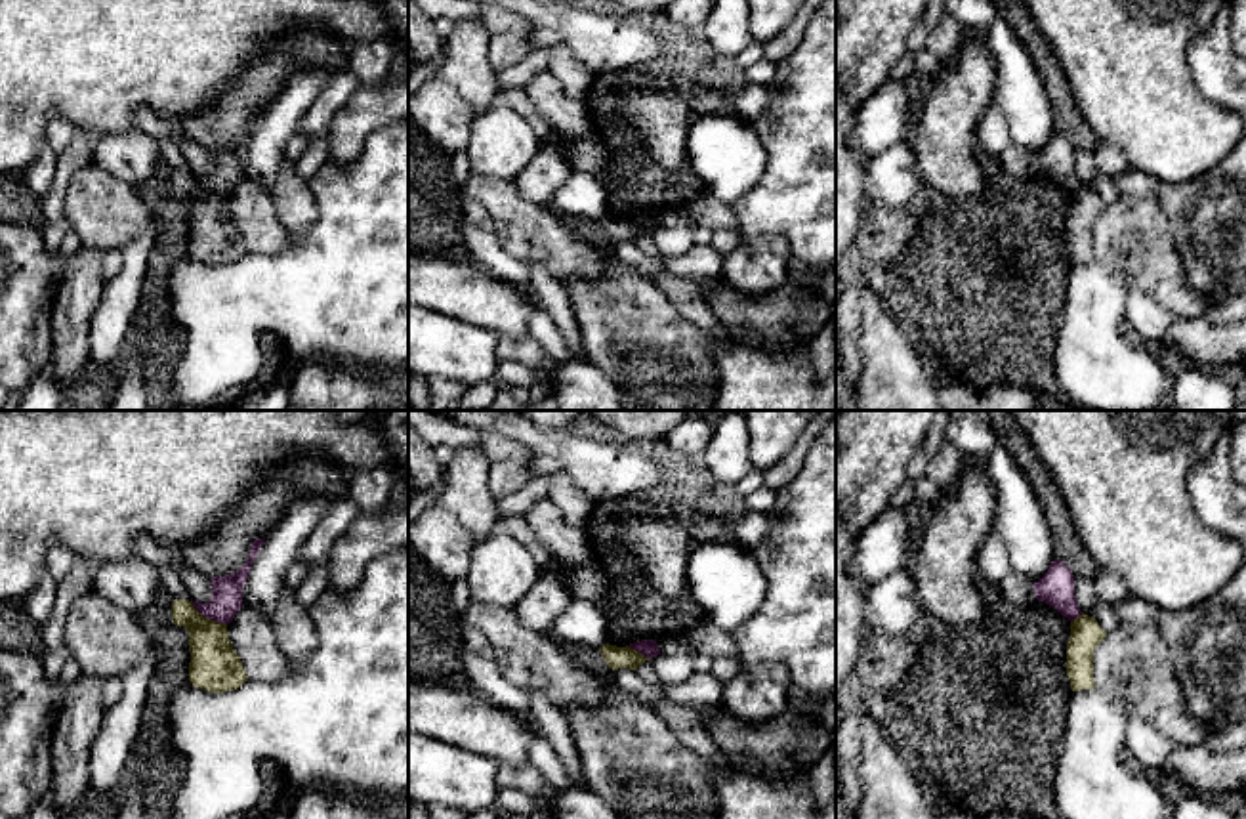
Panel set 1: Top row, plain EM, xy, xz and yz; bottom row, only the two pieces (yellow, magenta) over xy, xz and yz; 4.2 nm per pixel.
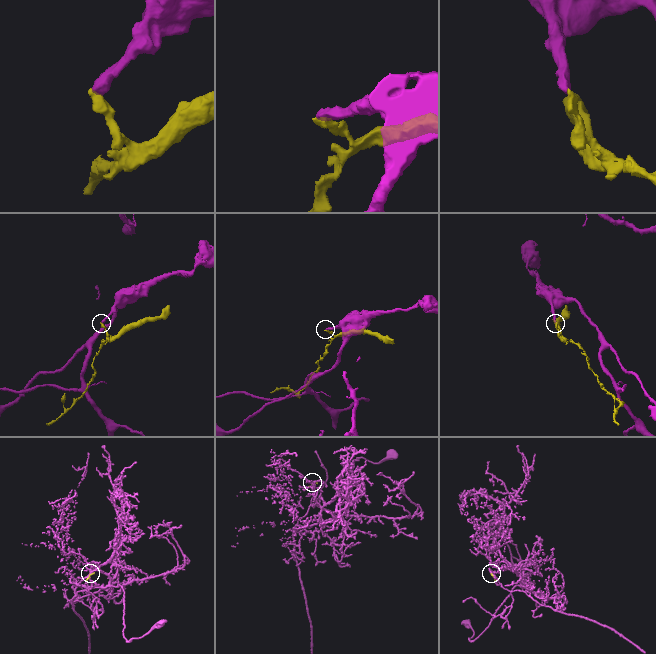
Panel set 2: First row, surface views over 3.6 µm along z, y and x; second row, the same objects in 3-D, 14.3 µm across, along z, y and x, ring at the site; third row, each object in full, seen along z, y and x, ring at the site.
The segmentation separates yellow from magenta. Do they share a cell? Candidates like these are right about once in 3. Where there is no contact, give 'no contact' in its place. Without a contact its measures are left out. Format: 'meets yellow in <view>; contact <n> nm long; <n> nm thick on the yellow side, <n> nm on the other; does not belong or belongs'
meets yellow in xy; contact 190 nm long; 220 nm thick on the yellow side, 140 nm on the other; does not belong

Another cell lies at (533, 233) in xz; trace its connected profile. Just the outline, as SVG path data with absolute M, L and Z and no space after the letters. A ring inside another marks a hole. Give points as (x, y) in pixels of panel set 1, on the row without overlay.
M471 174L460 199L481 202L492 218L500 246L519 262L544 265L563 286L572 279L597 283L616 262L611 246L571 231L550 204L523 199L508 179Z

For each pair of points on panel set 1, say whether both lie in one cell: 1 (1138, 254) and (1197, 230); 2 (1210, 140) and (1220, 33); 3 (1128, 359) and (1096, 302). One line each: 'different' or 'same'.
1: different
2: different
3: same

